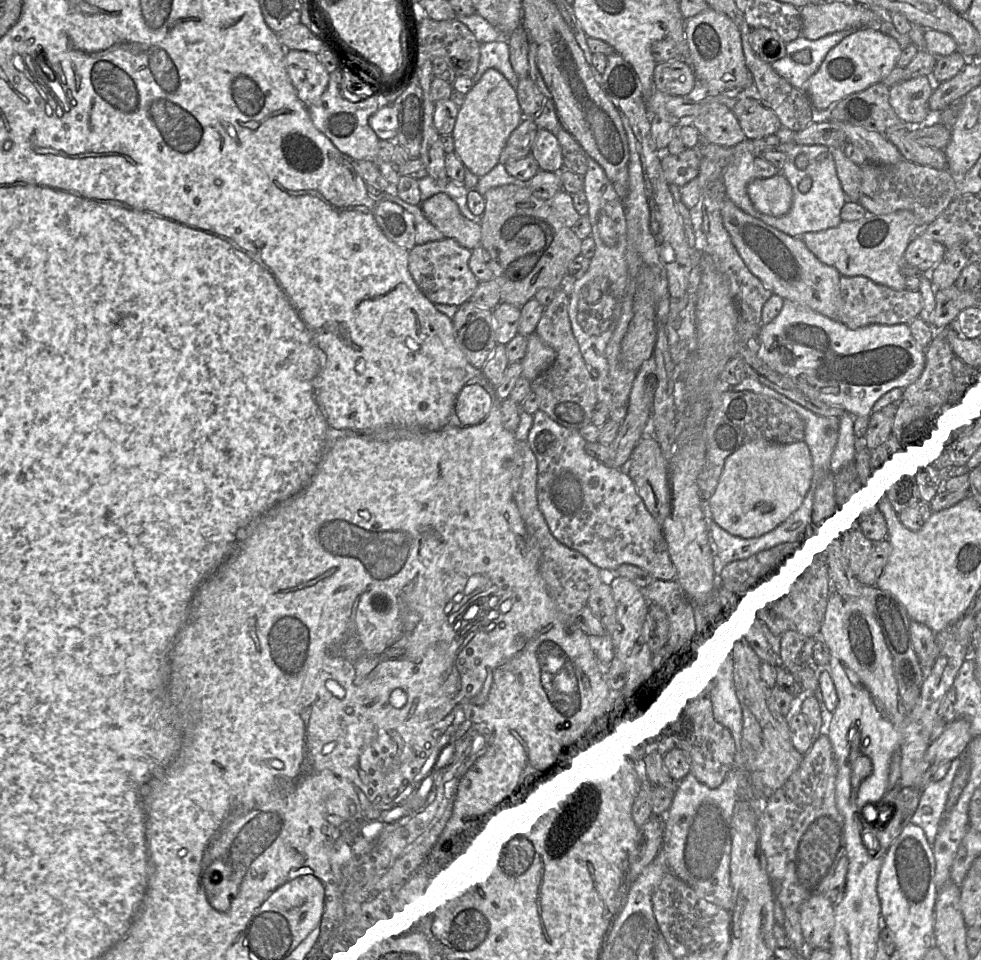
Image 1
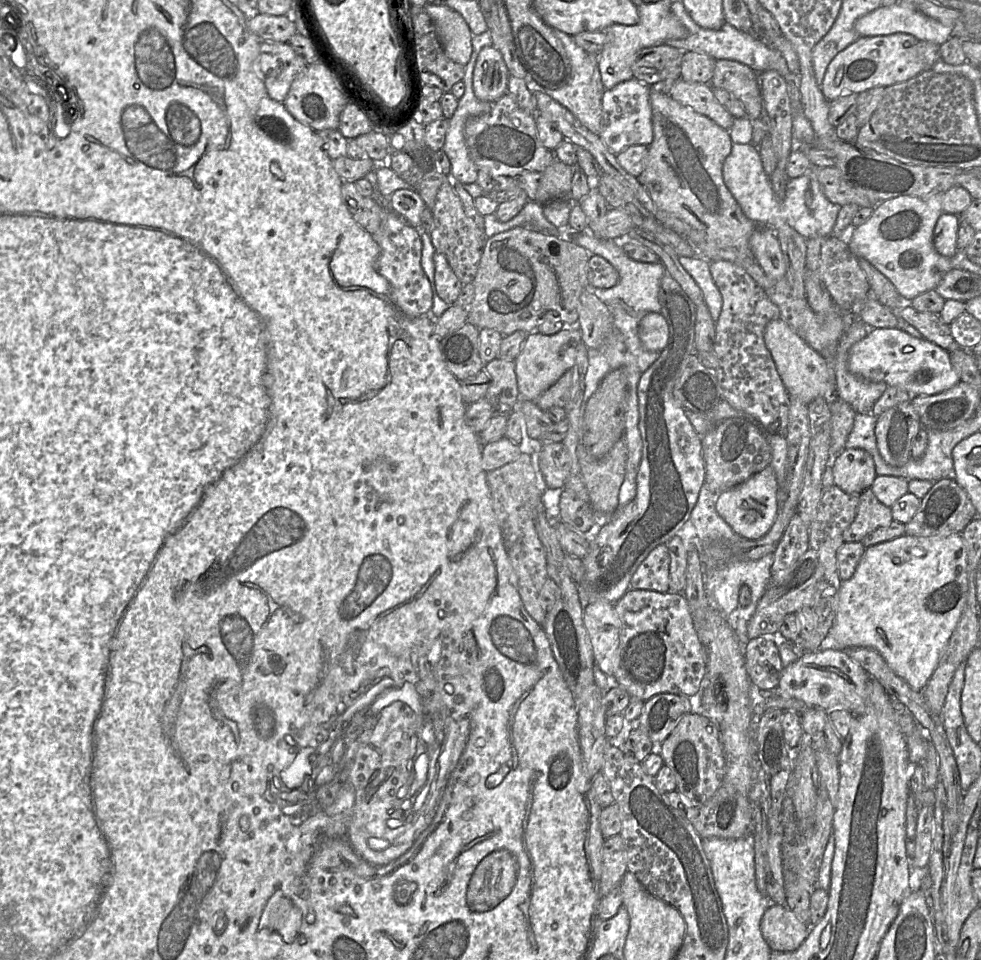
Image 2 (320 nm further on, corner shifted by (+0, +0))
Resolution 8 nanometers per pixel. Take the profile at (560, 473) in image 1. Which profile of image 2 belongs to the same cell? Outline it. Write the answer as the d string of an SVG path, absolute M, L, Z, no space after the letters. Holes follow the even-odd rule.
M666 544L654 548L633 574L630 587L635 590L669 592L670 556Z

